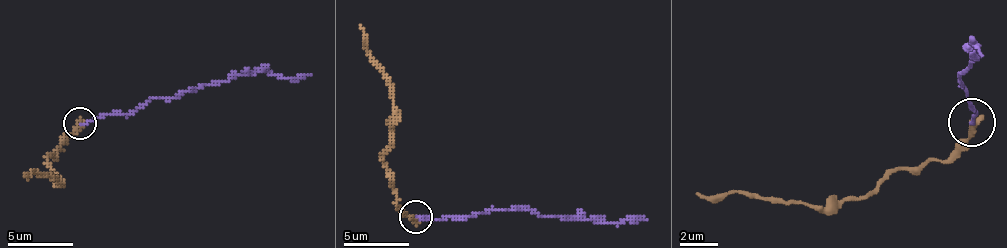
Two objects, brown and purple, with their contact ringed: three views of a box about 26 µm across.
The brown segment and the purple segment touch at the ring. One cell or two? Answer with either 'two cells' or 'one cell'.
two cells

